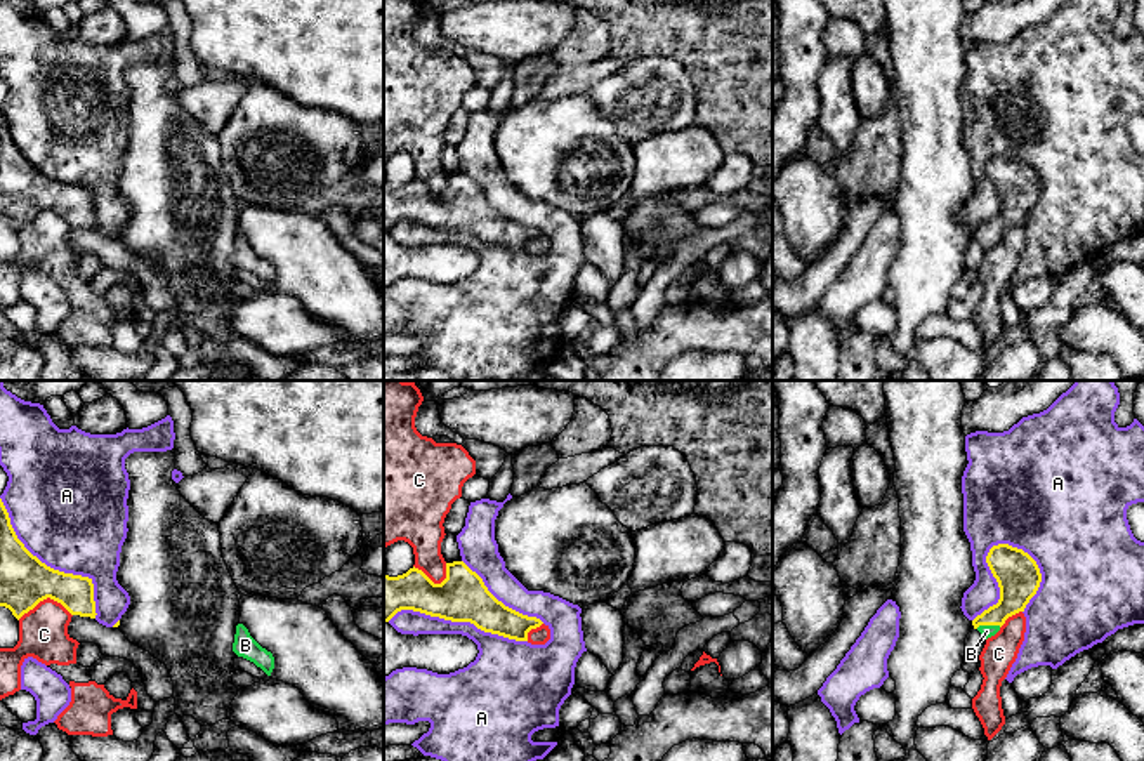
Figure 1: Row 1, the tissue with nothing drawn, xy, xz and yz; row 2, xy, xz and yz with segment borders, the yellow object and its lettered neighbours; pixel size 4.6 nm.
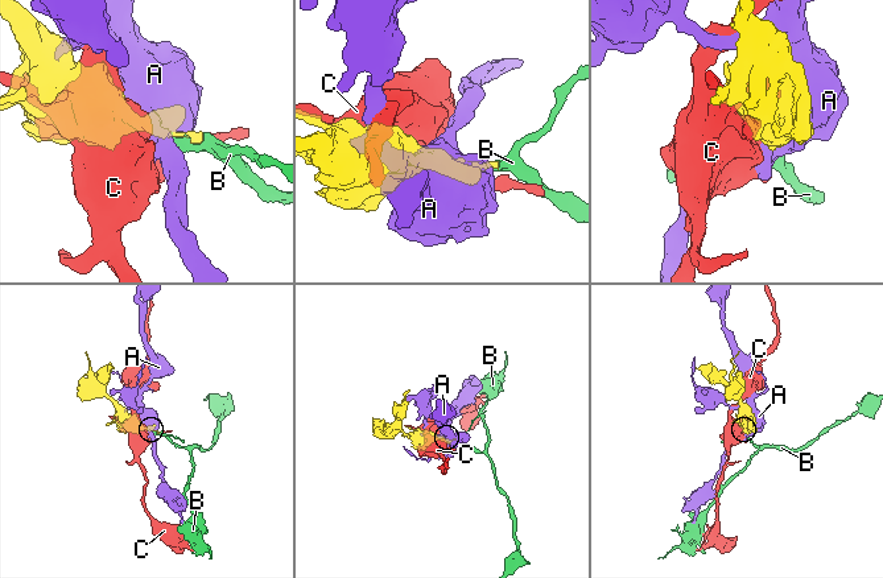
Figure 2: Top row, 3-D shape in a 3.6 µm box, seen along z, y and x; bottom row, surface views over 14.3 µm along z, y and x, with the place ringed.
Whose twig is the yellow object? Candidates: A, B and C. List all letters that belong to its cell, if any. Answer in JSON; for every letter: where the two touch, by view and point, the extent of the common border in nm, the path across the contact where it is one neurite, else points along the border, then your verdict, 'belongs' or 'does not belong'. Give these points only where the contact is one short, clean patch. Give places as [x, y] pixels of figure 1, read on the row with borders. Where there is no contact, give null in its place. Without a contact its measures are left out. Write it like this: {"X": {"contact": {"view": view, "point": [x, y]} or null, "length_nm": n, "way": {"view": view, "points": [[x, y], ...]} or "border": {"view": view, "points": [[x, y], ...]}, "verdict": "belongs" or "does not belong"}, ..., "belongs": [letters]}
{"A": {"contact": {"view": "yz", "point": [990, 569]}, "length_nm": 420, "verdict": "does not belong"}, "B": {"contact": {"view": "yz", "point": [988, 624]}, "length_nm": 120, "verdict": "belongs"}, "C": {"contact": {"view": "xy", "point": [44, 598]}, "length_nm": 260, "verdict": "does not belong"}, "belongs": ["B"]}

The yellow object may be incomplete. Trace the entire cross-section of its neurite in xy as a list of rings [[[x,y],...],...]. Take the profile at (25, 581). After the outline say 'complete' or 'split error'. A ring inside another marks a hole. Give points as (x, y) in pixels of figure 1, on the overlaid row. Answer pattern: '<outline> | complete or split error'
[[[0,499],[0,606],[19,620],[47,598],[71,615],[97,615],[92,579],[54,570],[33,556],[17,539]]] | complete

